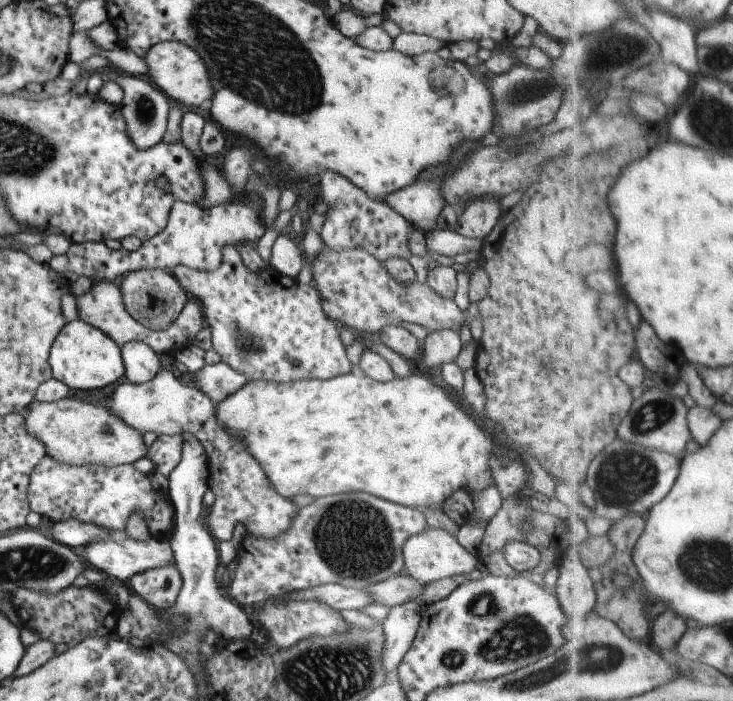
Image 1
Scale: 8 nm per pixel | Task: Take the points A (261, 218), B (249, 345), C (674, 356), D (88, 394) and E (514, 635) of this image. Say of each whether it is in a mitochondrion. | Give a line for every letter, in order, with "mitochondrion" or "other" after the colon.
A: other
B: mitochondrion
C: other
D: other
E: mitochondrion

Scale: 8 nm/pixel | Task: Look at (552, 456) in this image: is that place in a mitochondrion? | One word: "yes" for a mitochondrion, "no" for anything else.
no

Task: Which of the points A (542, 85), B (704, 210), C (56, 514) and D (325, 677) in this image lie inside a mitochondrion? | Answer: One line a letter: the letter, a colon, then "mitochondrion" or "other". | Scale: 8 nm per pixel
A: mitochondrion
B: other
C: other
D: mitochondrion

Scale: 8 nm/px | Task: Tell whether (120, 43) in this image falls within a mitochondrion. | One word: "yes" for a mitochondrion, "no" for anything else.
no

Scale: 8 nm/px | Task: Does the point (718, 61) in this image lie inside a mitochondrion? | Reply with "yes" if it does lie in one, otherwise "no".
yes

